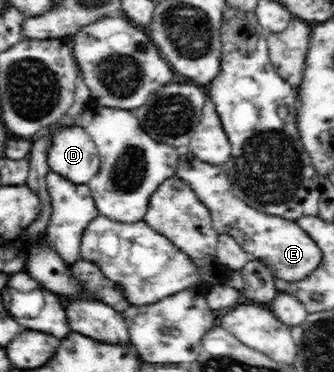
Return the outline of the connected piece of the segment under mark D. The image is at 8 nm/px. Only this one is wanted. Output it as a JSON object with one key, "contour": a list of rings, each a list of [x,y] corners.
{"contour":[[[83,126],[59,127],[51,138],[53,148],[47,162],[53,172],[78,185],[89,182],[99,172],[101,159],[96,144]]]}

